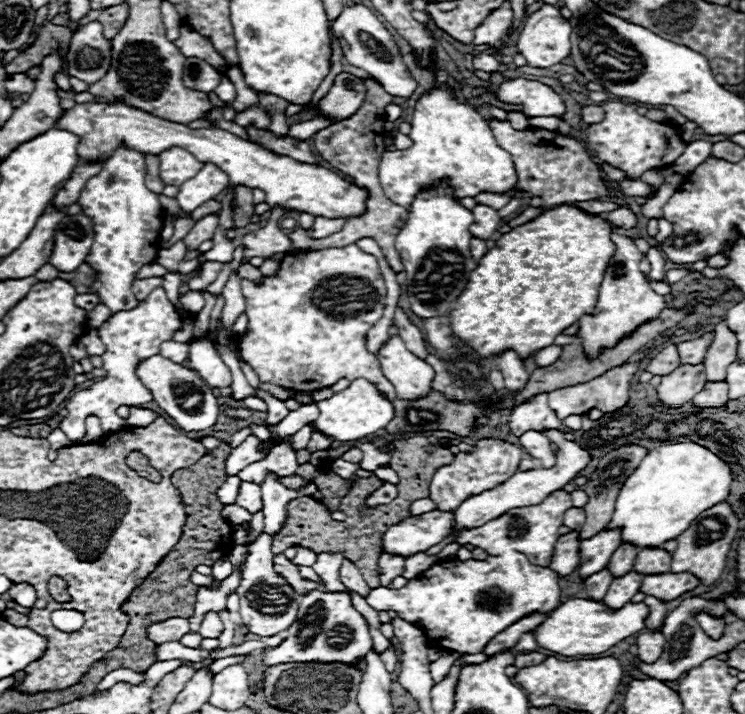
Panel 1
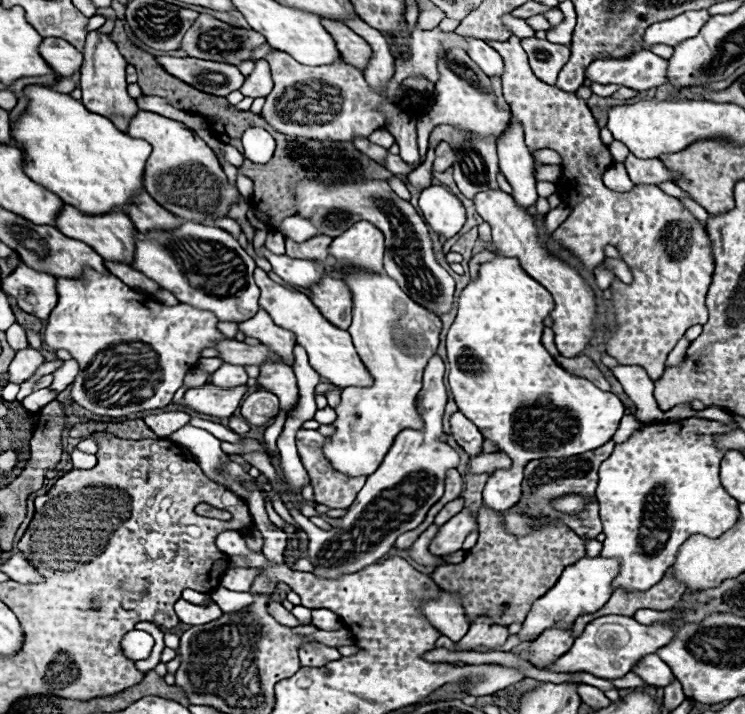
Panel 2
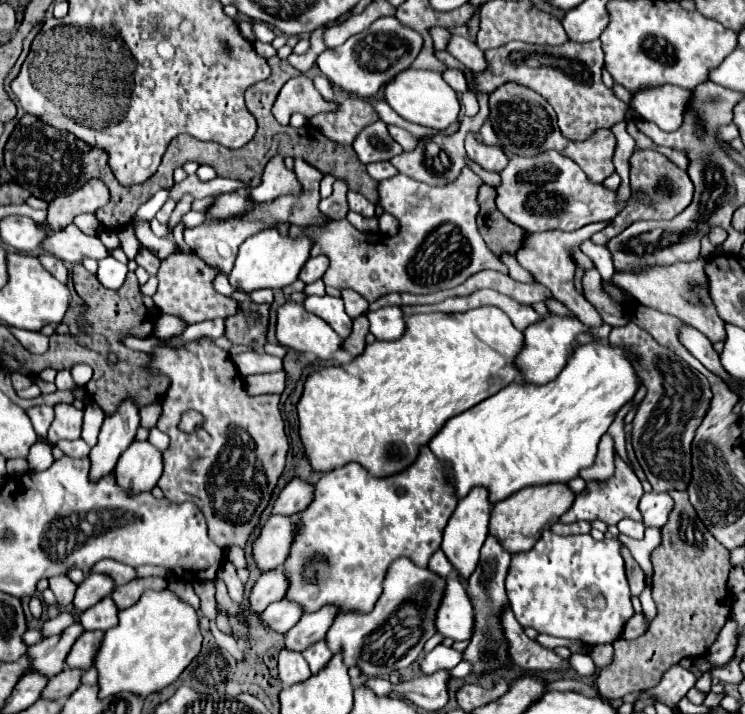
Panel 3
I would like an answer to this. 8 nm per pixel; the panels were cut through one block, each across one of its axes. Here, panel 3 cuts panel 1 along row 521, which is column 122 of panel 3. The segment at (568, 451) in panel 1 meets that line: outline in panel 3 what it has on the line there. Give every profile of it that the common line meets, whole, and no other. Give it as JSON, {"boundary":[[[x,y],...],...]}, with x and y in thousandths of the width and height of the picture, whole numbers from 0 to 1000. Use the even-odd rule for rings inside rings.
{"boundary":[[[177,619],[153,655],[156,678],[172,692],[204,689],[217,667],[217,633],[201,619]]]}

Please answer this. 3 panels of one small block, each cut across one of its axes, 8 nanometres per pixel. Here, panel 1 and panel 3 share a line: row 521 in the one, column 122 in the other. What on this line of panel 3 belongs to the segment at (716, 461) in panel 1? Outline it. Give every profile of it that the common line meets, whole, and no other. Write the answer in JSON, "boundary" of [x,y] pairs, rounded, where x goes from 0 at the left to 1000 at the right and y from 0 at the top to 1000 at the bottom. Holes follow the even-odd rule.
{"boundary":[[[193,829],[193,835],[174,852],[158,857],[158,877],[140,885],[140,896],[129,910],[126,933],[132,938],[132,975],[145,978],[161,969],[183,969],[183,975],[196,978],[226,958],[231,958],[244,938],[258,927],[258,922],[268,913],[271,888],[266,882],[266,860],[258,849],[239,840],[231,829]]]}

